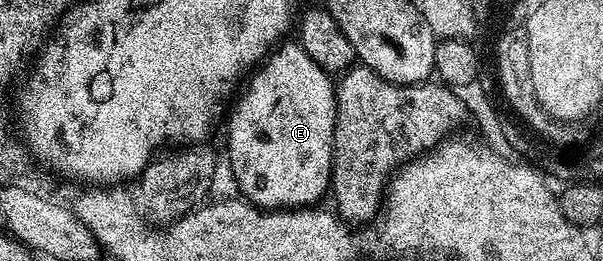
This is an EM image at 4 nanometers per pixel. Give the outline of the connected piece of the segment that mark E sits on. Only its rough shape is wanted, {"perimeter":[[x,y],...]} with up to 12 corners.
{"perimeter":[[298,41],[245,80],[226,123],[241,198],[332,187],[336,83]]}

